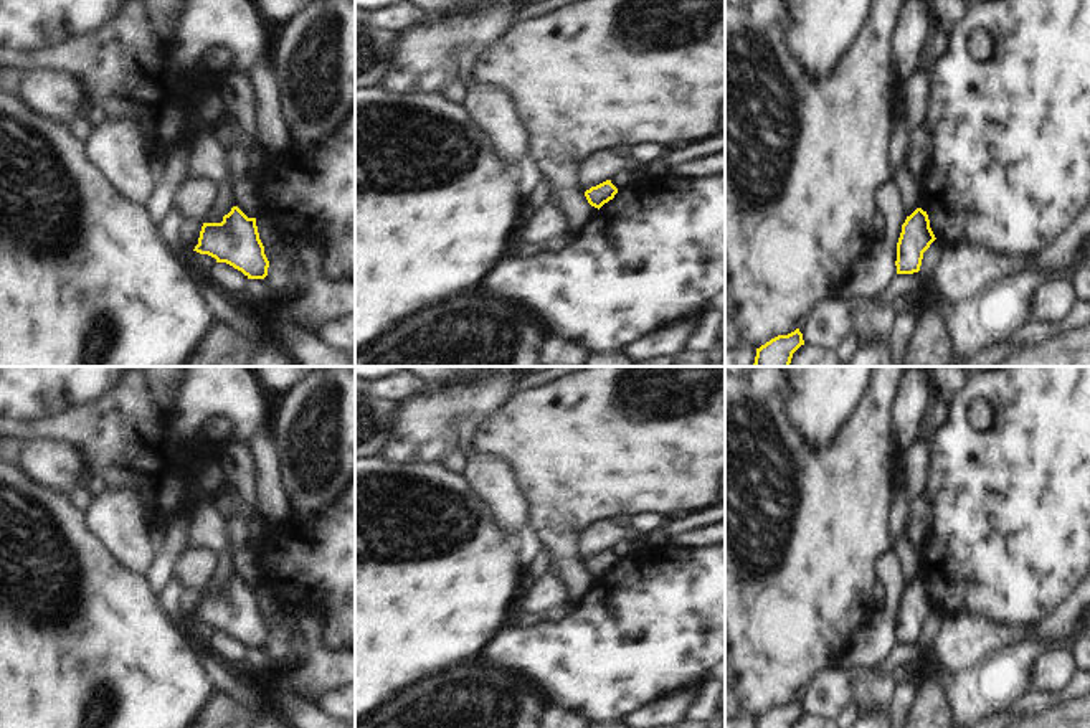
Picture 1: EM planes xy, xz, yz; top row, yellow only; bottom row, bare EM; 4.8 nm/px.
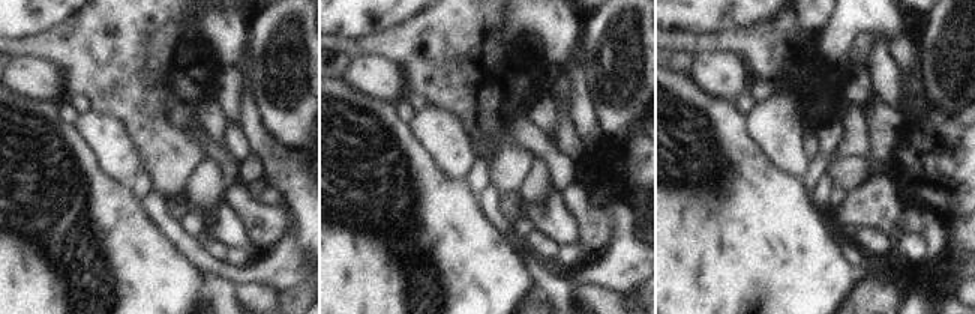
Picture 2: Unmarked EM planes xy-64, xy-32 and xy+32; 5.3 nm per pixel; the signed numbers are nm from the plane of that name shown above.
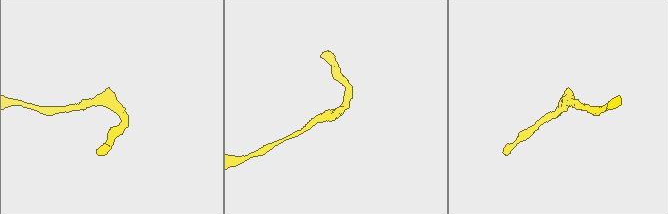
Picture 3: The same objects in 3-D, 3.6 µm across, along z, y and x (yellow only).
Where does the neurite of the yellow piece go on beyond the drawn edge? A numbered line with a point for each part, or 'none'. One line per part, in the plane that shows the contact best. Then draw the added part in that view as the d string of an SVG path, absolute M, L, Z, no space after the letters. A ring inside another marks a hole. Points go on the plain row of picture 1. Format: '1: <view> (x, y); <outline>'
none

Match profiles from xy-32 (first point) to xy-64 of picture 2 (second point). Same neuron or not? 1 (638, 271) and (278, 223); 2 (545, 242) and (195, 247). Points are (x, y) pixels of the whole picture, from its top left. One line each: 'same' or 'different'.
1: different
2: different

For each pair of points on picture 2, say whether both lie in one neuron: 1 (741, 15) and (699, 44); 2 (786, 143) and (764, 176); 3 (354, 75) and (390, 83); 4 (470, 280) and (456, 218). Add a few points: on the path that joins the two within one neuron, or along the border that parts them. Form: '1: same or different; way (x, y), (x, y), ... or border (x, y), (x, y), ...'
1: different; border (750, 26), (711, 33), (680, 32)
2: different; border (750, 135), (776, 166), (801, 179)
3: same; way (363, 75), (381, 80)
4: same; way (456, 265), (456, 233)

